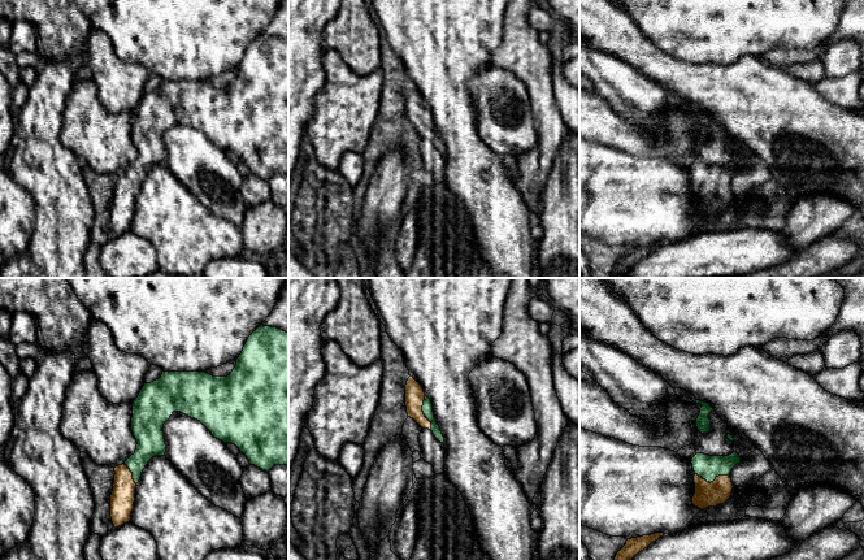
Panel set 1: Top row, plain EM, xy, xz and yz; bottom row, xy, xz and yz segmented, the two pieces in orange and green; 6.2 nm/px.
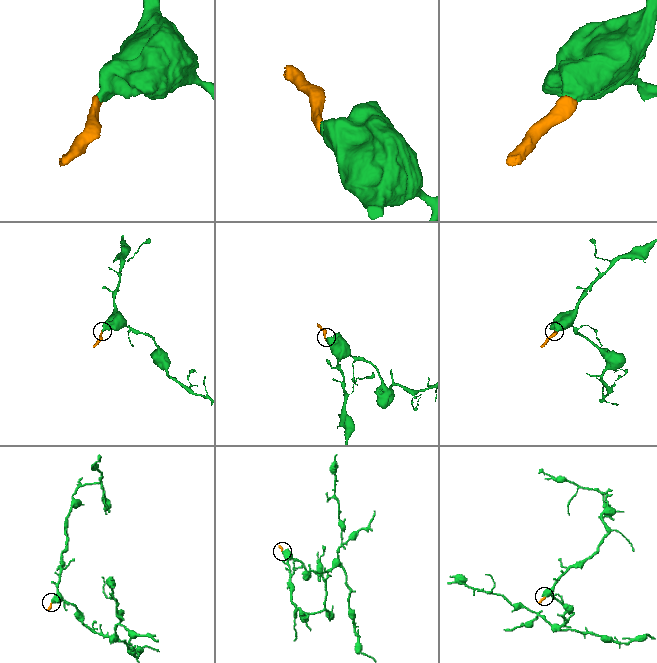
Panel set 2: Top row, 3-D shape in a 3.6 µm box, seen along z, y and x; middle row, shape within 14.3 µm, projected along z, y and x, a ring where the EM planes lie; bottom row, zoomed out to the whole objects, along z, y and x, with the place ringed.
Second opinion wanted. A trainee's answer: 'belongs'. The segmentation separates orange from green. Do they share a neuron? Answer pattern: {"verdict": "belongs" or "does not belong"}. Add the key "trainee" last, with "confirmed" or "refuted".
{"verdict": "belongs", "trainee": "confirmed"}

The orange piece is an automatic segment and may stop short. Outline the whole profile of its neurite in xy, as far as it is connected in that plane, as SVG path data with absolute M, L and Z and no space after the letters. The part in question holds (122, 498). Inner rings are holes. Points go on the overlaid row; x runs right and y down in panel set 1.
M260 325L247 339L236 365L227 377L213 377L205 372L162 372L161 377L144 383L134 400L131 430L136 439L135 453L122 465L114 468L114 483L110 495L110 517L114 528L131 521L136 483L148 461L155 456L165 456L164 424L174 412L181 412L200 421L214 438L235 444L255 465L269 472L274 465L288 465L288 333Z

